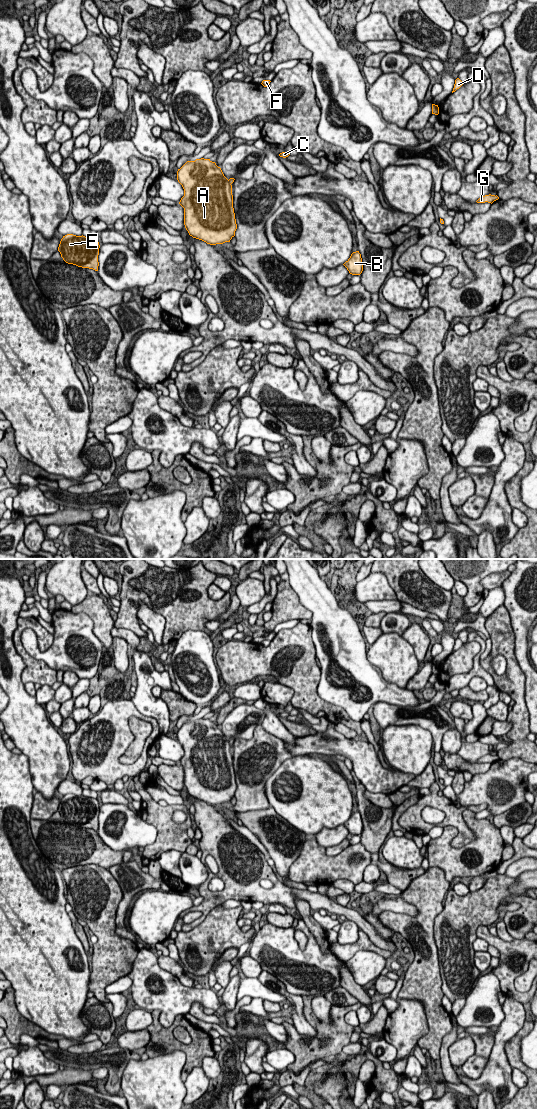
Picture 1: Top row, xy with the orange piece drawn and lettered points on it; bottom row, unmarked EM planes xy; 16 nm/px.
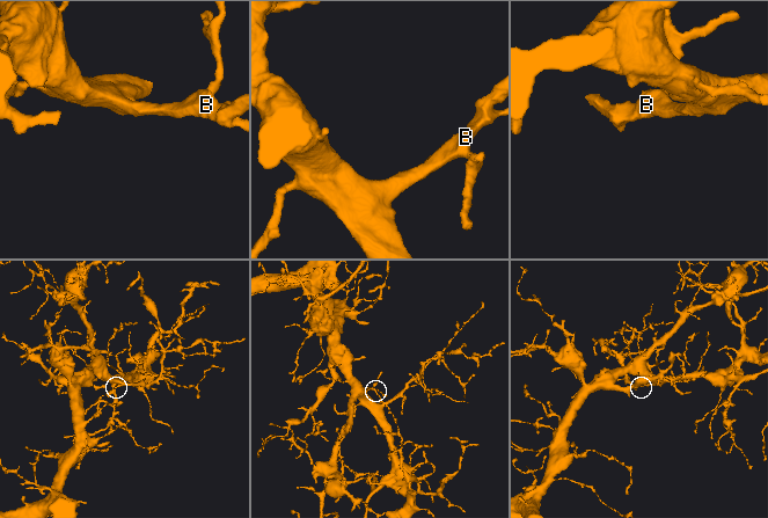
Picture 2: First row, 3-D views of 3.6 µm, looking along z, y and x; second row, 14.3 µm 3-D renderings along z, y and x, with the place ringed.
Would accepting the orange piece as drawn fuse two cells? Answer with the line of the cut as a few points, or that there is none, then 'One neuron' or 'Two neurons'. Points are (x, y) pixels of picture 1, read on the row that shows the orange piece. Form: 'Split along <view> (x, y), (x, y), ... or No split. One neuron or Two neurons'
Split along xy (227, 180), (231, 183). Two neurons

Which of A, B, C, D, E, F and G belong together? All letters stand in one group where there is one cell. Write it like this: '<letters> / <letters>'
A B D E G / C F

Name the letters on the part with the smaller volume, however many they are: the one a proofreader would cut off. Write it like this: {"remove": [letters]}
{"remove": ["C", "F"]}

